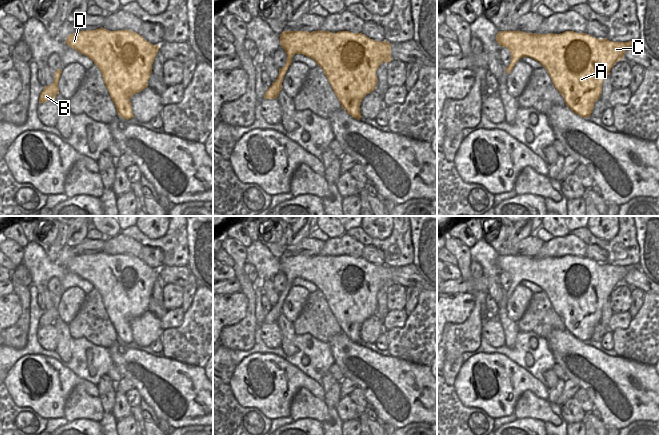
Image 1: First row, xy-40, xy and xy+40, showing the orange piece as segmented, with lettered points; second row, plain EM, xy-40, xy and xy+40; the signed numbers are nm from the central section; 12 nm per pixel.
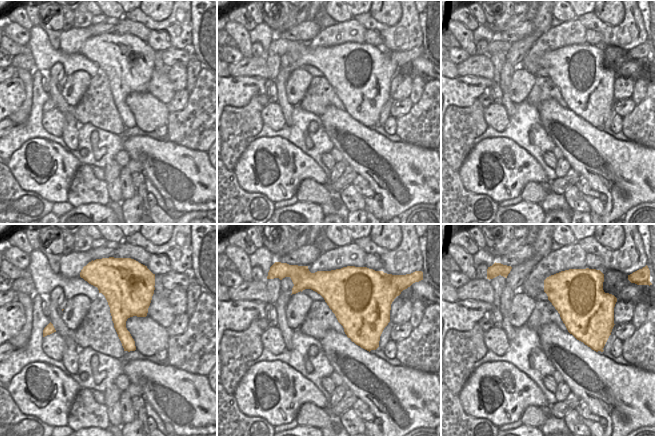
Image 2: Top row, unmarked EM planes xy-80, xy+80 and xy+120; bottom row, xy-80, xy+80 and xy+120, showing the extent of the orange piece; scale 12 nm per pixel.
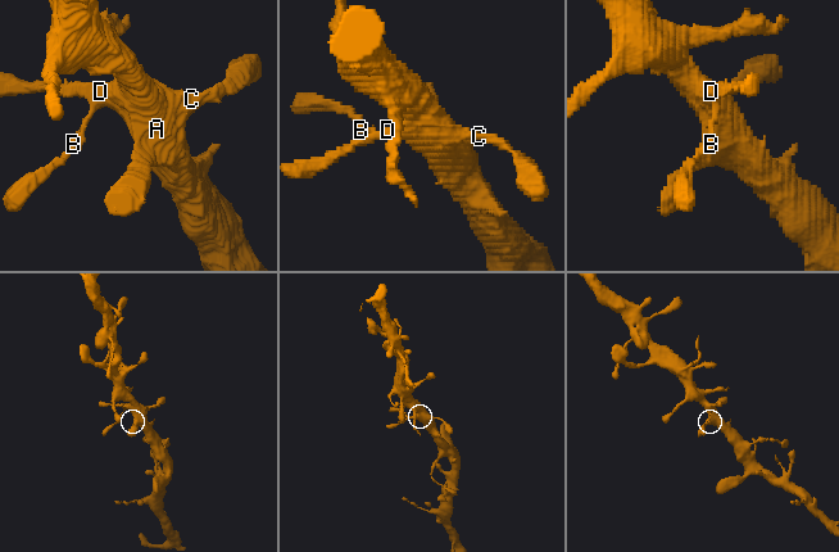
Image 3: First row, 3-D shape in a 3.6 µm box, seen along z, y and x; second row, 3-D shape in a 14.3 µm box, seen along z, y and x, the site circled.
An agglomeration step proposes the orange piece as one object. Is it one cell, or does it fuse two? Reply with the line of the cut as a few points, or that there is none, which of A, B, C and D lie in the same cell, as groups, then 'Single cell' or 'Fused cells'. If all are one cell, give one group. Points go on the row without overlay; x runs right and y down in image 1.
No split. Groups: A B C D. Single cell.

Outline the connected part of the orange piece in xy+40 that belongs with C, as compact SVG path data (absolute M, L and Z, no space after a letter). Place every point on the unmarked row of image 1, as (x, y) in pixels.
M499 255L496 265L511 276L511 286L506 291L507 299L522 281L530 281L544 291L555 312L563 320L566 329L577 339L590 341L594 327L602 317L602 307L611 292L621 283L636 265L613 266L597 263L586 257L565 255L560 258L536 258L523 255Z

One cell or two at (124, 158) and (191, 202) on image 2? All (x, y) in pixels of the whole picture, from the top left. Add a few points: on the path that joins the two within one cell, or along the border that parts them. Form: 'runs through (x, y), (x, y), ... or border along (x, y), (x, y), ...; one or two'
border along (124, 149), (131, 158); two

